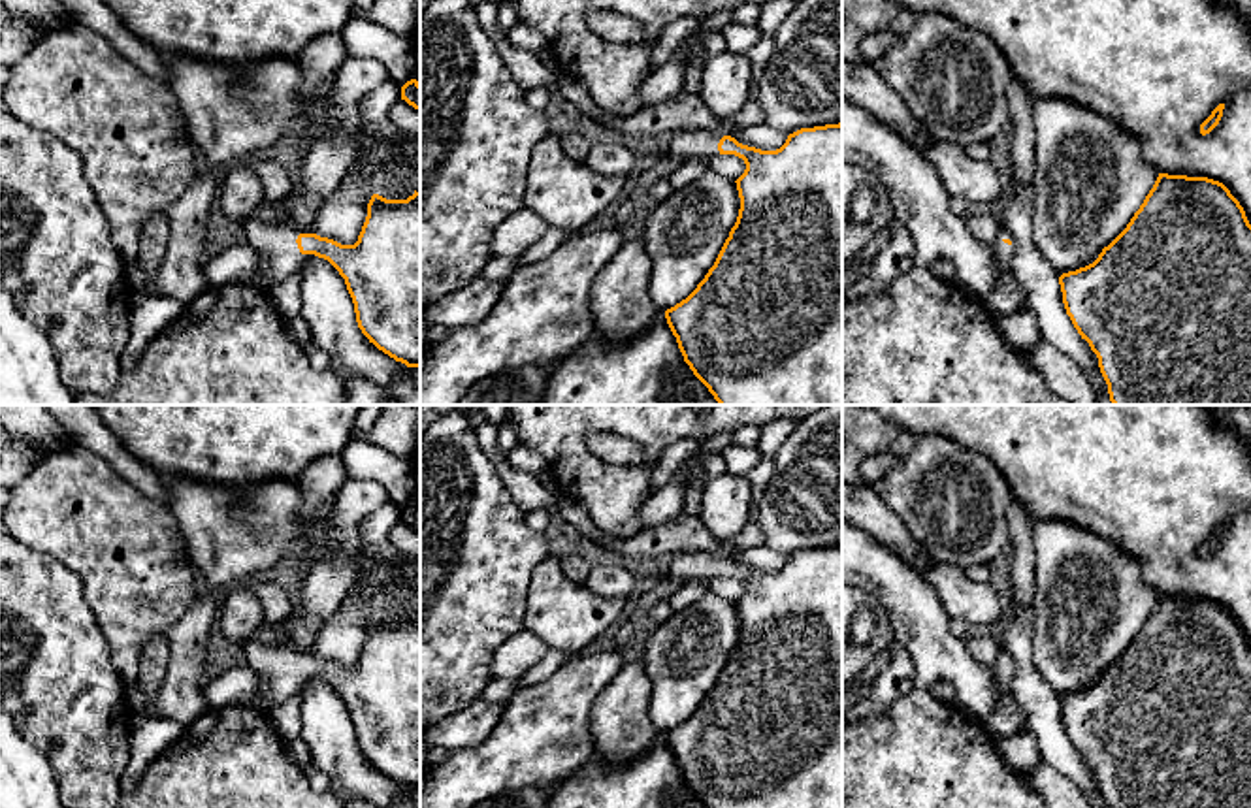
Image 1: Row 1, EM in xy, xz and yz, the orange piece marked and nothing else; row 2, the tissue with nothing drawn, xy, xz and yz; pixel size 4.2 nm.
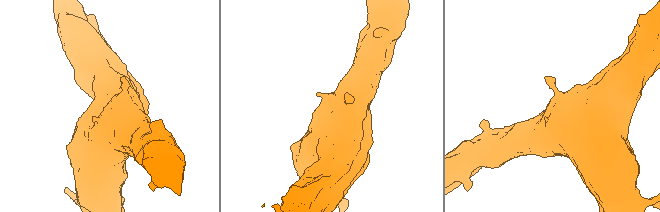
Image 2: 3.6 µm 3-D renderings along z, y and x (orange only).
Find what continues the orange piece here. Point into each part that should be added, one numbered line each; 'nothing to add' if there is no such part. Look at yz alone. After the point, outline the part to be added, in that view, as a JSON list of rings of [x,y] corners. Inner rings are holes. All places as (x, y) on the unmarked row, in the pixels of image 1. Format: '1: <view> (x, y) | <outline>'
1: yz (1003, 675) | [[[1000,646],[997,659],[989,667],[997,682],[999,693],[1006,697],[1014,680],[1014,661],[1010,652]]]

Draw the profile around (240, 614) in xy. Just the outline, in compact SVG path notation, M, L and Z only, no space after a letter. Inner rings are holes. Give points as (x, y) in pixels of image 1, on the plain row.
M251 584L232 586L219 606L217 625L224 637L245 644L264 623L264 608Z

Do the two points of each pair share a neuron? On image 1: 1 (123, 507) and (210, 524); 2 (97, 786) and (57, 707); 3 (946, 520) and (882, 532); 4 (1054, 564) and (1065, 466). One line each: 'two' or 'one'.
1: two
2: one
3: two
4: two

